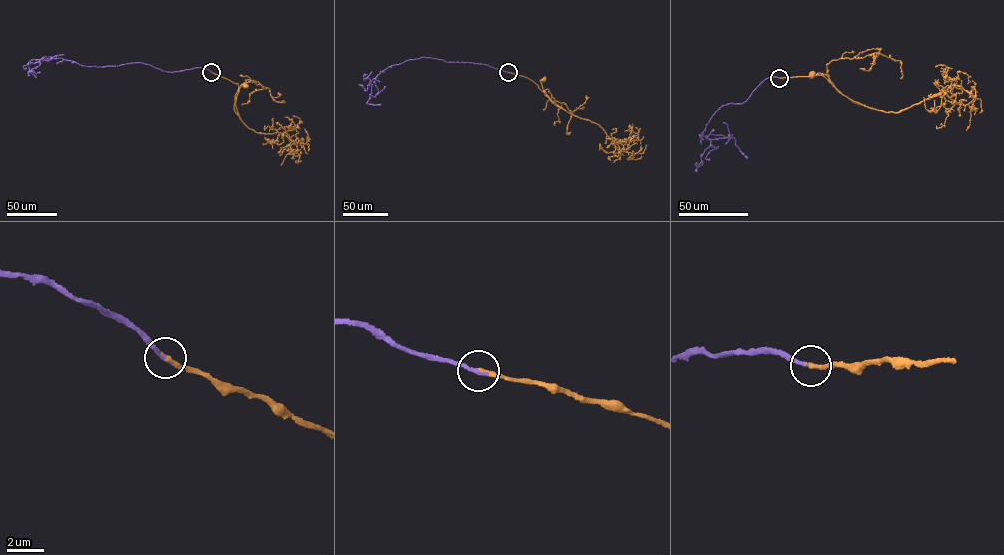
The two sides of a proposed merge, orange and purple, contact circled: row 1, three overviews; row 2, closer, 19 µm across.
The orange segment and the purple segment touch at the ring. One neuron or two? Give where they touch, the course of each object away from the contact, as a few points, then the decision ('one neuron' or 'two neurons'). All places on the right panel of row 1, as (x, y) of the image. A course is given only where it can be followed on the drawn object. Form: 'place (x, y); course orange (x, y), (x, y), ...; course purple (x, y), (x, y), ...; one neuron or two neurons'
place (779, 78); course orange (779, 78), (823, 73), (839, 91), (823, 76), (811, 75); course purple (779, 78), (763, 80), (743, 103), (720, 107), (699, 135), (731, 135), (748, 157); one neuron

